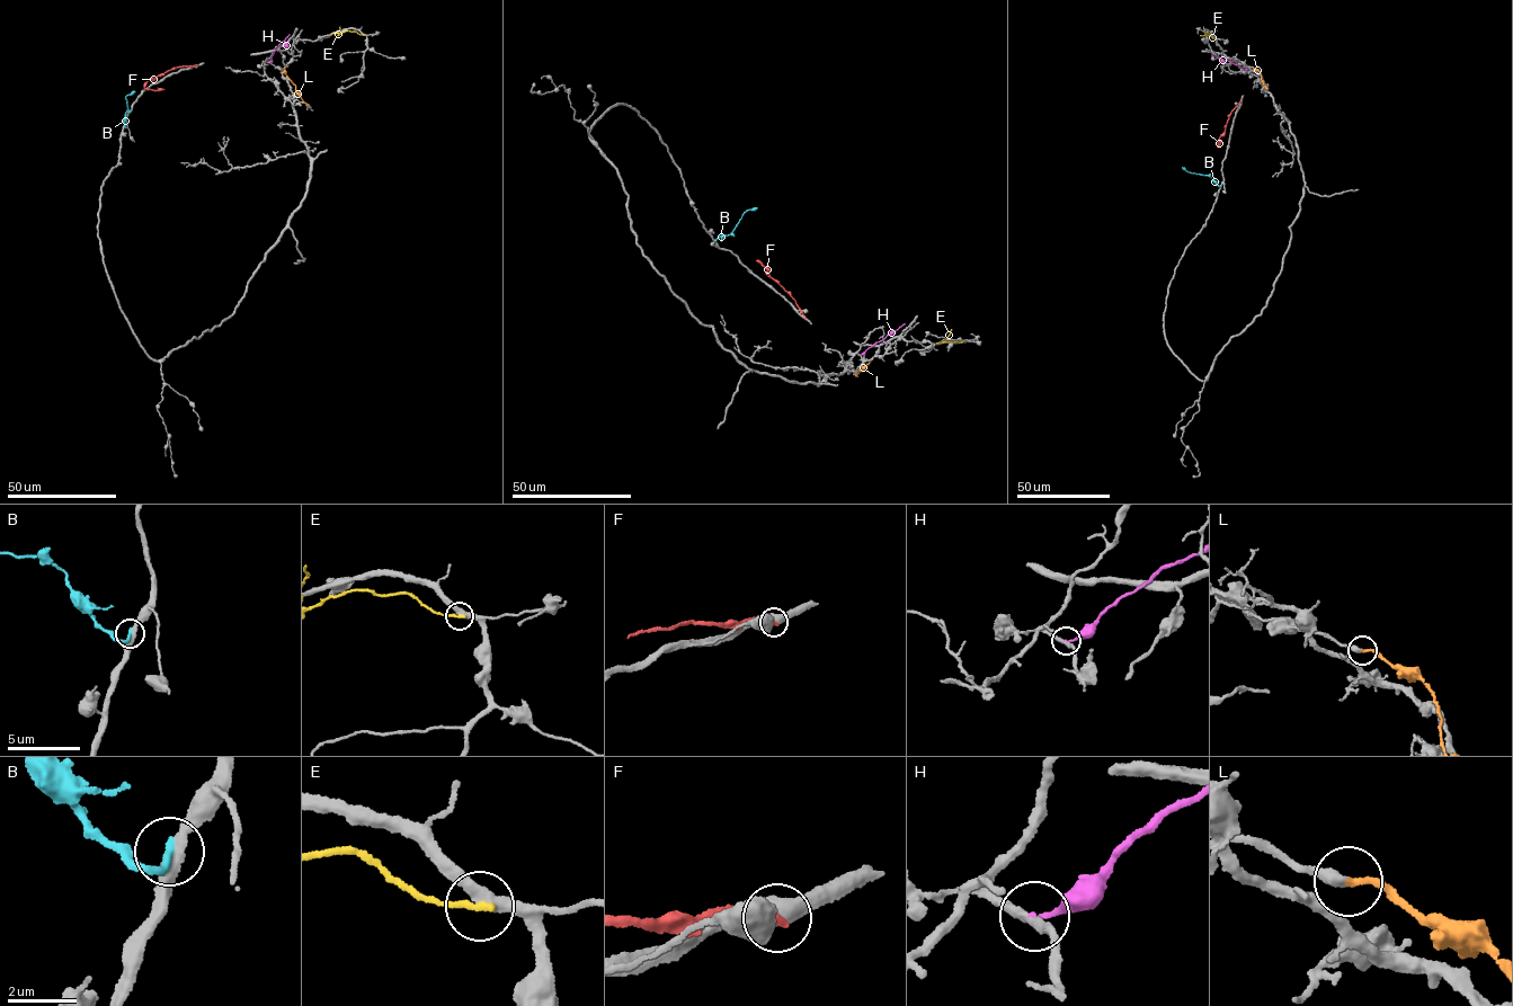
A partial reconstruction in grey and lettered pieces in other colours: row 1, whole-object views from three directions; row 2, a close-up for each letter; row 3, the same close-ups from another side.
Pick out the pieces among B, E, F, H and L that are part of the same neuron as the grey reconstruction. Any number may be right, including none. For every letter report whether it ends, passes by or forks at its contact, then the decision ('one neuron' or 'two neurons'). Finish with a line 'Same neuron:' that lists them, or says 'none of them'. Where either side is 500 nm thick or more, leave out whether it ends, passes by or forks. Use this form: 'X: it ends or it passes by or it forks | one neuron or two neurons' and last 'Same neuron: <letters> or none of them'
B: it ends | two neurons
E: it ends | two neurons
F: two neurons
H: it ends | two neurons
L: it ends | one neuron
Same neuron: L

